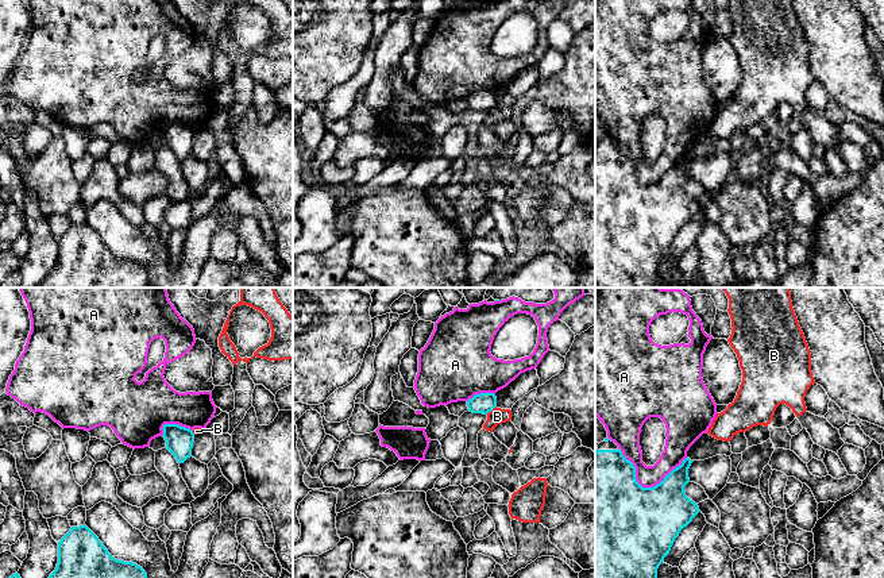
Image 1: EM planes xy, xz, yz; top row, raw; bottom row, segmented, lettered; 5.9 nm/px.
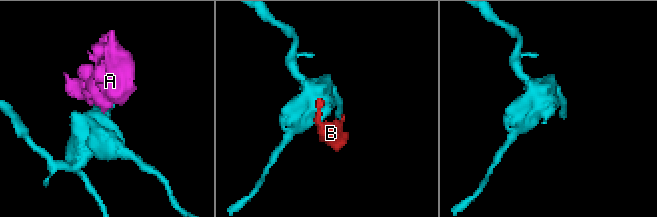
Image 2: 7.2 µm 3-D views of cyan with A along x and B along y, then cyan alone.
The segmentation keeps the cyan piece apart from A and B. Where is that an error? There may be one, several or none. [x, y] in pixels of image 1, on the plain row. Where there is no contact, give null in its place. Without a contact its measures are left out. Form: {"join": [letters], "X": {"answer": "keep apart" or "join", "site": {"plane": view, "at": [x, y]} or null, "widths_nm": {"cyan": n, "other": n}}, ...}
{"join": [], "A": {"answer": "keep apart", "site": {"plane": "yz", "at": [647, 185]}, "widths_nm": {"cyan": 500, "other": 130}}, "B": {"answer": "keep apart", "site": {"plane": "xz", "at": [490, 108]}, "widths_nm": {"cyan": 120, "other": 100}}}

